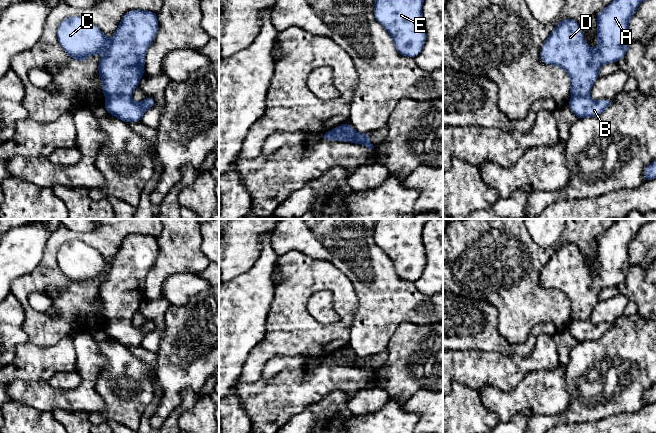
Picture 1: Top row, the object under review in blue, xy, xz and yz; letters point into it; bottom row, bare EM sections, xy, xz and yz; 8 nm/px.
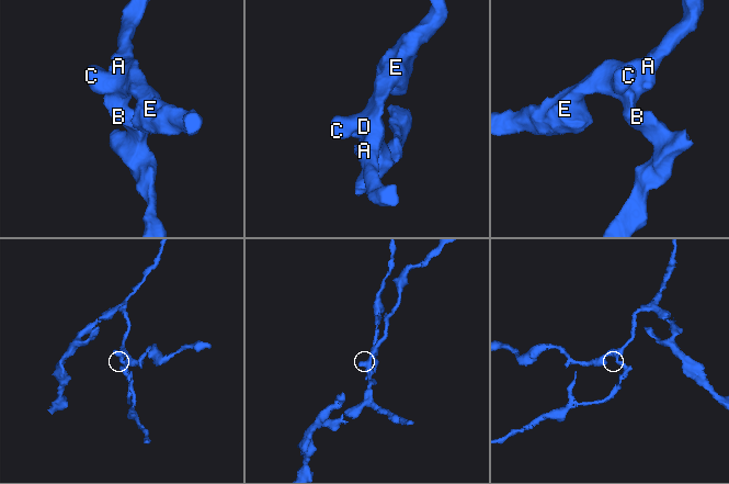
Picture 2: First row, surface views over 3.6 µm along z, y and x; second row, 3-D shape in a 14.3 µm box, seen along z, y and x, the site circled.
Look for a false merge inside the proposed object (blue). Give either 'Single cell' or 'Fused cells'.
Fused cells

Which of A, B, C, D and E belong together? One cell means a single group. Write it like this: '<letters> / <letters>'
A C D E / B

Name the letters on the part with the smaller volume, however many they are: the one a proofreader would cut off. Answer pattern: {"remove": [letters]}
{"remove": ["B"]}

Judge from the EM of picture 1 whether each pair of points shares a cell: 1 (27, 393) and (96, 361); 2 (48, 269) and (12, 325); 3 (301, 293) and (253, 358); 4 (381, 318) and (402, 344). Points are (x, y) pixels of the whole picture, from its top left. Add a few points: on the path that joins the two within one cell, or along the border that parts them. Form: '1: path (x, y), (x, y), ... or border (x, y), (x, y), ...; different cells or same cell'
1: path (47, 396), (74, 396), (88, 381); same cell
2: border (10, 292), (23, 309), (23, 330), (25, 332); different cells
3: path (288, 310), (288, 328), (270, 346); same cell
4: border (415, 324), (402, 323), (390, 338), (386, 348); different cells

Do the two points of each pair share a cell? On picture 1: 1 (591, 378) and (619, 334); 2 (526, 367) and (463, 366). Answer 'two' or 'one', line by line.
1: one
2: one

